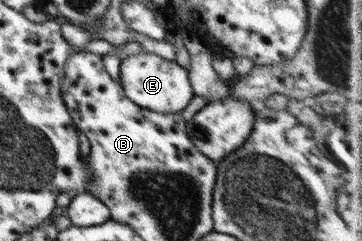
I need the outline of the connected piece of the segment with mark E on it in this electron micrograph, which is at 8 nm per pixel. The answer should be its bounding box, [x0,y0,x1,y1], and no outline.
[121,51,194,114]

